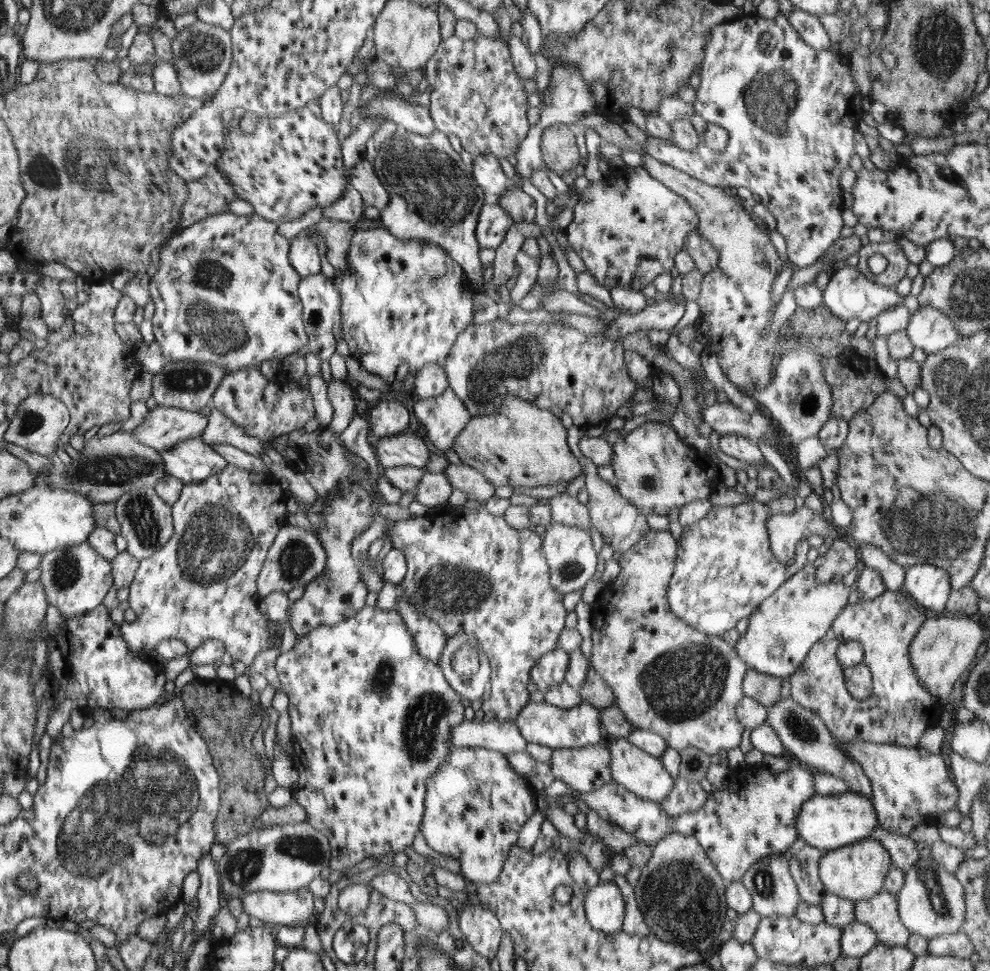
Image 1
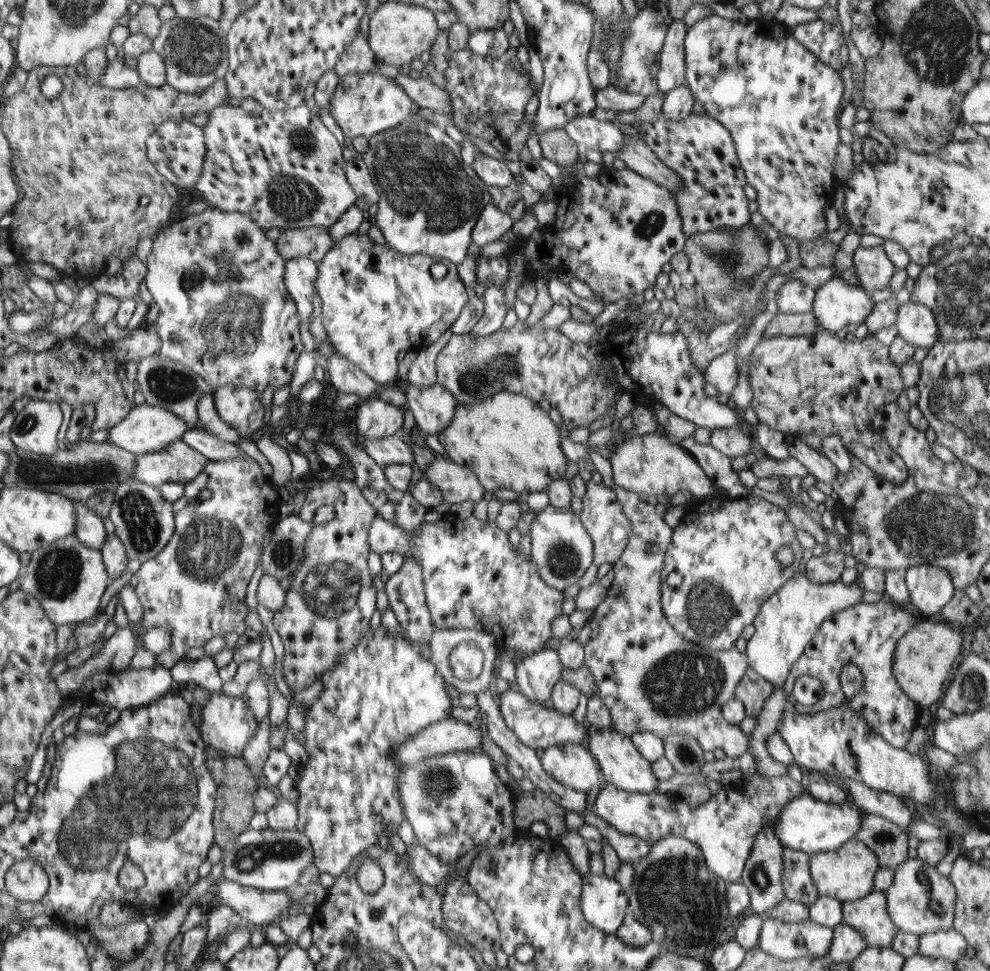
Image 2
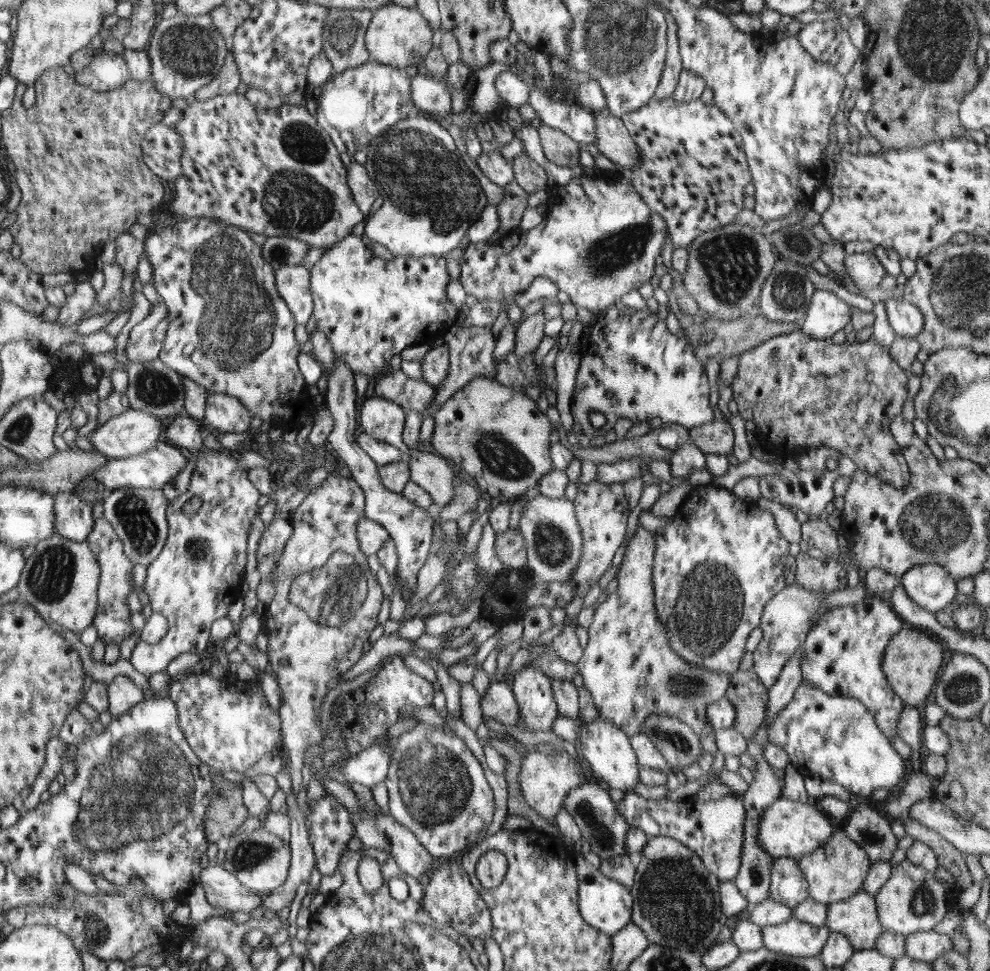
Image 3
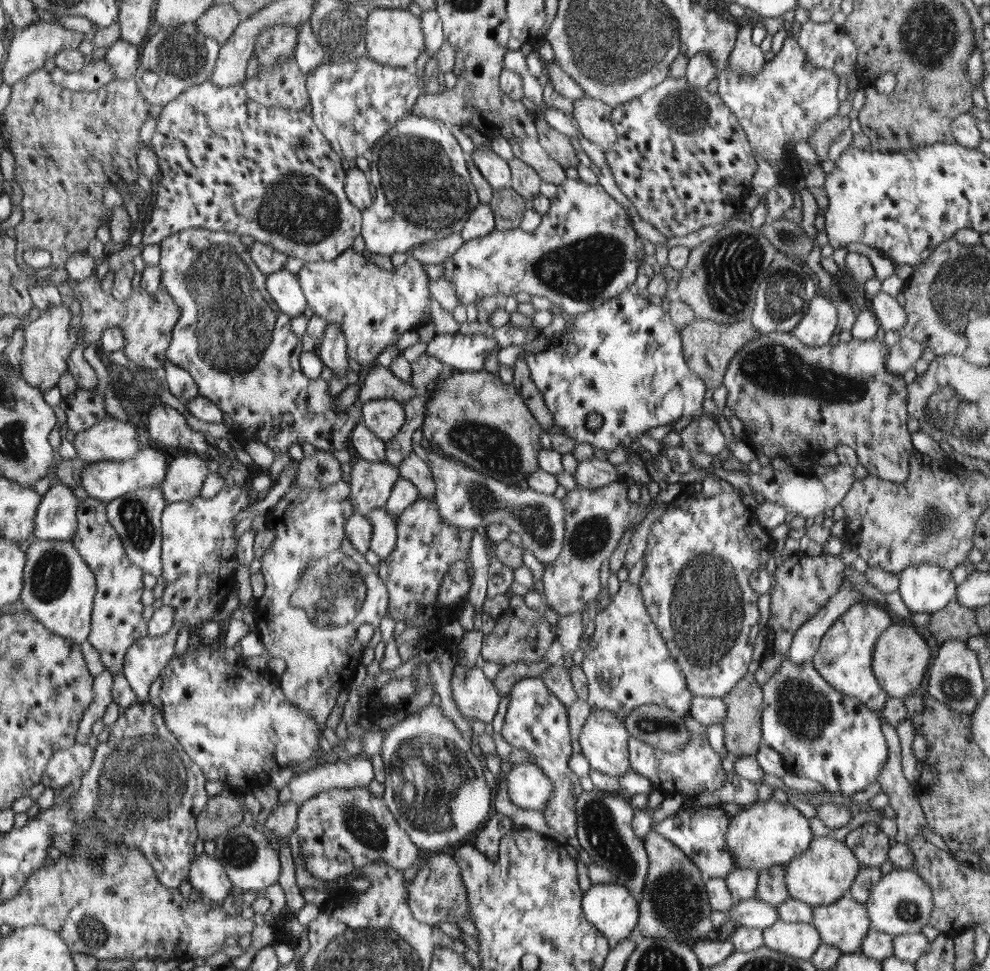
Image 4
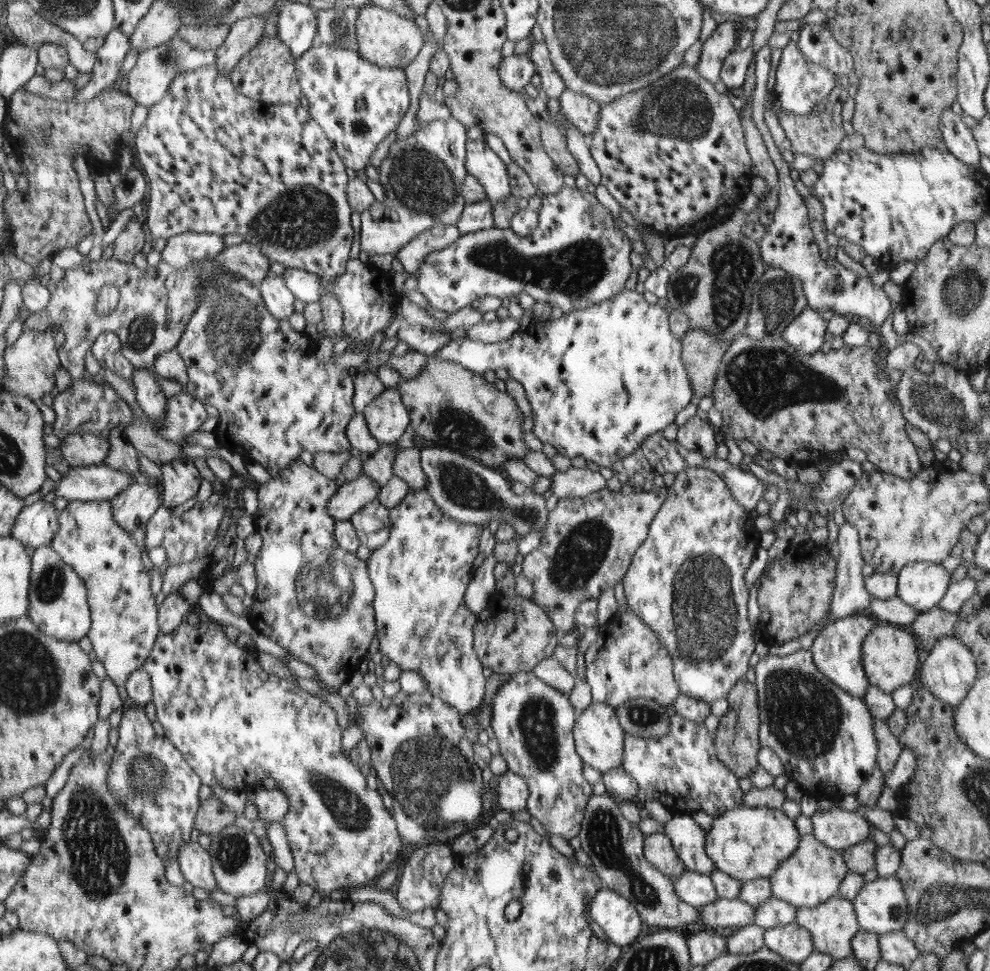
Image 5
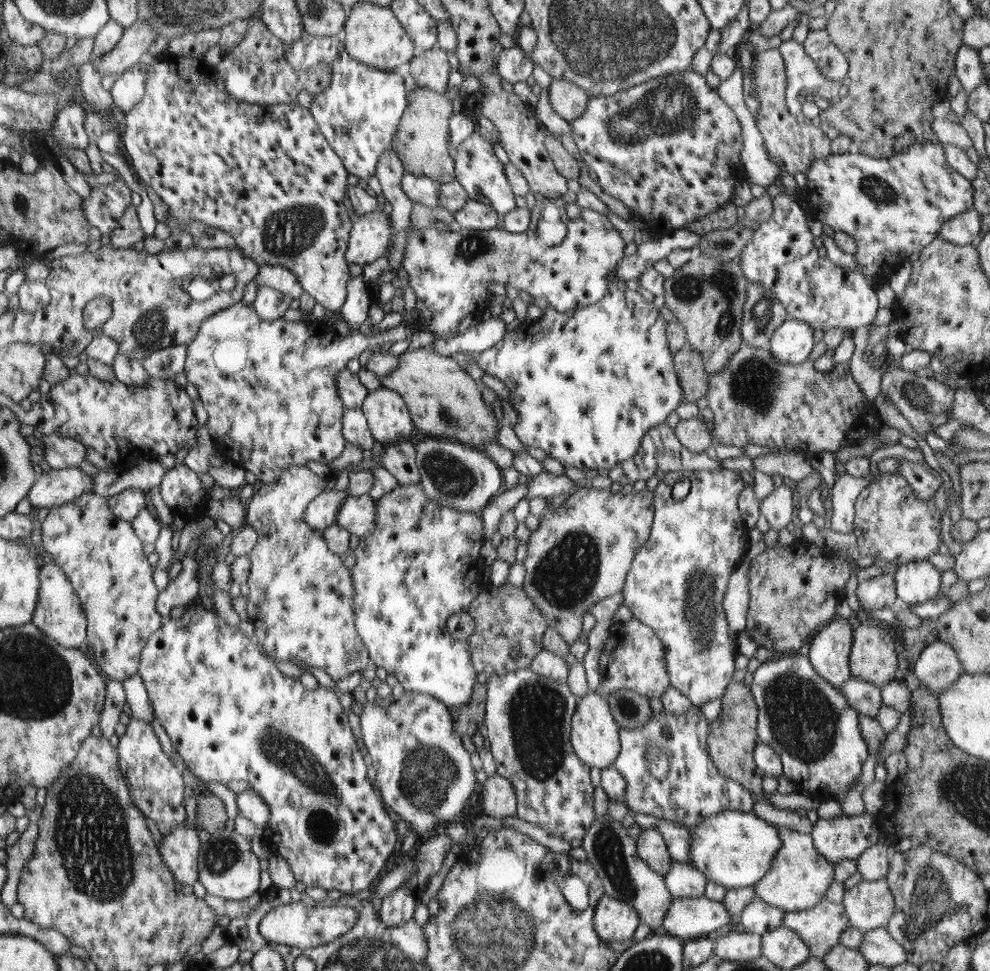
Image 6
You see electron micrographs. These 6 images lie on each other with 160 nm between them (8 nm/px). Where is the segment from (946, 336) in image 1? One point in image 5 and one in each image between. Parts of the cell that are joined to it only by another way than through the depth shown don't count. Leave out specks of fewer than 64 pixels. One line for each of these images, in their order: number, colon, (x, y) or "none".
2: (916, 323)
3: (906, 320)
4: (890, 314)
5: (789, 243)

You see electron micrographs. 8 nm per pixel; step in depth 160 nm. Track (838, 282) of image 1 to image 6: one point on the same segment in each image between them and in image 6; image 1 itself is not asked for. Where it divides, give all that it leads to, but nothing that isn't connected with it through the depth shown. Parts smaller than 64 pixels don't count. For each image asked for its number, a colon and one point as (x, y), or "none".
2: (837, 304)
3: (827, 313)
4: (820, 321)
5: (806, 332)
6: (792, 342)

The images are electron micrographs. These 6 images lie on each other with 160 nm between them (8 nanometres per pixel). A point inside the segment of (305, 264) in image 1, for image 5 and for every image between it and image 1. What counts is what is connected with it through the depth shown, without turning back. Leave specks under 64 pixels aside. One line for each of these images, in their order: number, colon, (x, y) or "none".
2: (301, 273)
3: (293, 282)
4: (284, 287)
5: (279, 299)

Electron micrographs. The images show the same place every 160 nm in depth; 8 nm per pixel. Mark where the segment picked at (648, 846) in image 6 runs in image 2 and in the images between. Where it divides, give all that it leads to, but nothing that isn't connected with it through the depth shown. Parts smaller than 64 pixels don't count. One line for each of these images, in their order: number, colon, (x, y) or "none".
2: (674, 893)
3: (677, 904)
4: (674, 905)
5: (657, 848)

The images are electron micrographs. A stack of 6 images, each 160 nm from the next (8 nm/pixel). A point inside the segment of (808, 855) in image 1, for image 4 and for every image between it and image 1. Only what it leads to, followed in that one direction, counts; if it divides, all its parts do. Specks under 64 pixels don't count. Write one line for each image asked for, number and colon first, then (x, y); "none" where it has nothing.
2: (798, 884)
3: (788, 885)
4: (772, 888)

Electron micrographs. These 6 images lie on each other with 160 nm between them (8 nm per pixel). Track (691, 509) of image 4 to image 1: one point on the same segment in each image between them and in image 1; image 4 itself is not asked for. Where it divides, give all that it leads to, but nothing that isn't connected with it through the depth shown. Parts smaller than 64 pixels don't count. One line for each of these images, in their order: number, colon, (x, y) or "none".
1: (724, 569)
2: (725, 549)
3: (716, 565)

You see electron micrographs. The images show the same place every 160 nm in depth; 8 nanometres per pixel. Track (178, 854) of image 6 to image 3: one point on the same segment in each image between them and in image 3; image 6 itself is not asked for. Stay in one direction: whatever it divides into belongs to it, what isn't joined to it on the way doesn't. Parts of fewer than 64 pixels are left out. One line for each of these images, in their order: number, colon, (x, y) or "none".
3: (223, 890)
4: (208, 874)
5: (196, 864)

